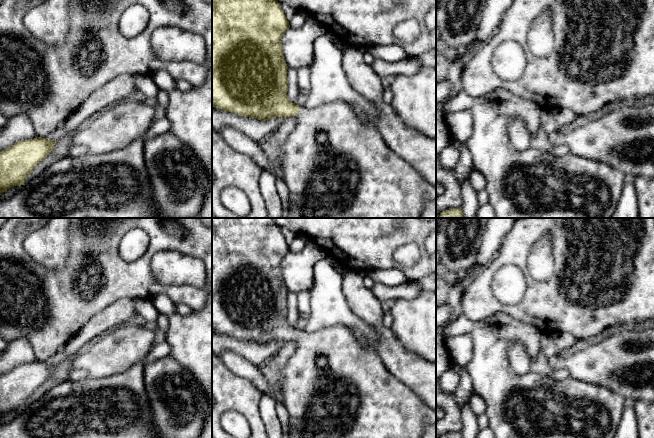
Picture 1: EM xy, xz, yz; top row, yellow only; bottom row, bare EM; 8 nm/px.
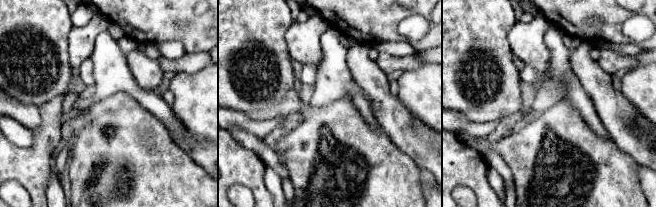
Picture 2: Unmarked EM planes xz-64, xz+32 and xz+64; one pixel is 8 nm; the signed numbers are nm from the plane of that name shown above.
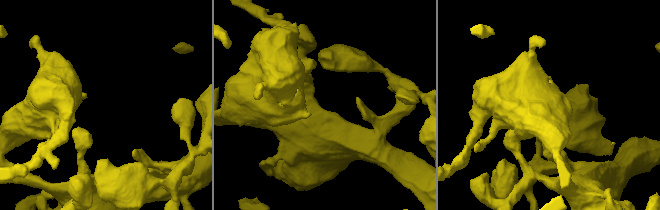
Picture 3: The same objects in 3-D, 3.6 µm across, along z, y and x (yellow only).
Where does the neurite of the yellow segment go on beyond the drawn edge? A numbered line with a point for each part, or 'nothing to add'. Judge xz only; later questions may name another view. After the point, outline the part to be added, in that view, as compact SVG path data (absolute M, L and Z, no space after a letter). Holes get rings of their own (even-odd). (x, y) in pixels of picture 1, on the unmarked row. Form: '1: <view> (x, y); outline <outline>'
1: xz (333, 386); outline M338 324L329 326L315 333L302 331L296 340L297 351L289 360L276 369L281 377L276 391L289 414L289 432L285 438L421 438L424 428L428 424L436 424L436 411L430 409L420 397L410 390L403 382L394 377L385 367L381 358L369 344L363 345L357 340L351 328Z

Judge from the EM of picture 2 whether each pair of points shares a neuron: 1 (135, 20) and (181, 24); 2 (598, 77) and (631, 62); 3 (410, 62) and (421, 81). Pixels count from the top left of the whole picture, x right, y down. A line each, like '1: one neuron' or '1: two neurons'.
1: one neuron
2: two neurons
3: two neurons

